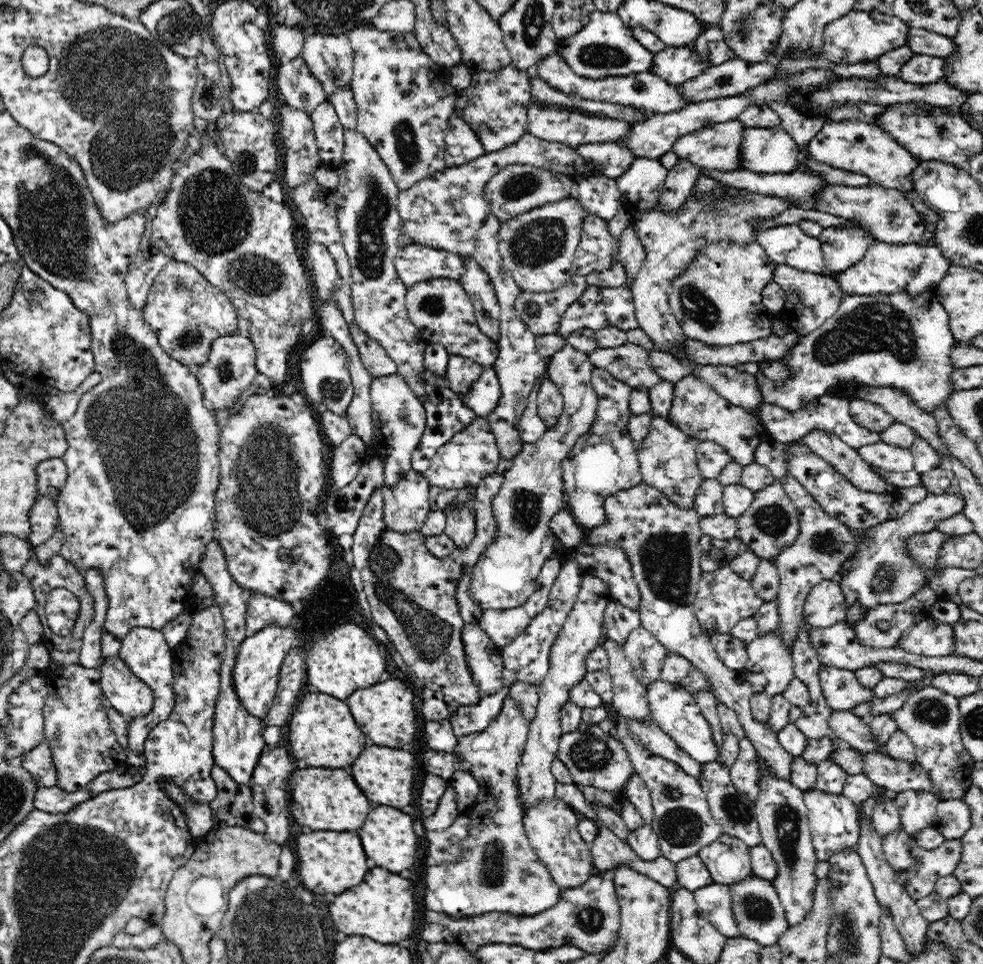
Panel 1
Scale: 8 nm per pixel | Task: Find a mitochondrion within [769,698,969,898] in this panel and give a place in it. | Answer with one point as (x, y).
(787, 821)

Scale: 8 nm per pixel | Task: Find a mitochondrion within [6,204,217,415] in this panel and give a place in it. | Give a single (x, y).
(190, 339)

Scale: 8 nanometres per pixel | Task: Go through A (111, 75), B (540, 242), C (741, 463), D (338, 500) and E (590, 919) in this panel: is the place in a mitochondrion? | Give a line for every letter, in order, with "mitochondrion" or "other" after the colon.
A: mitochondrion
B: mitochondrion
C: other
D: mitochondrion
E: mitochondrion

